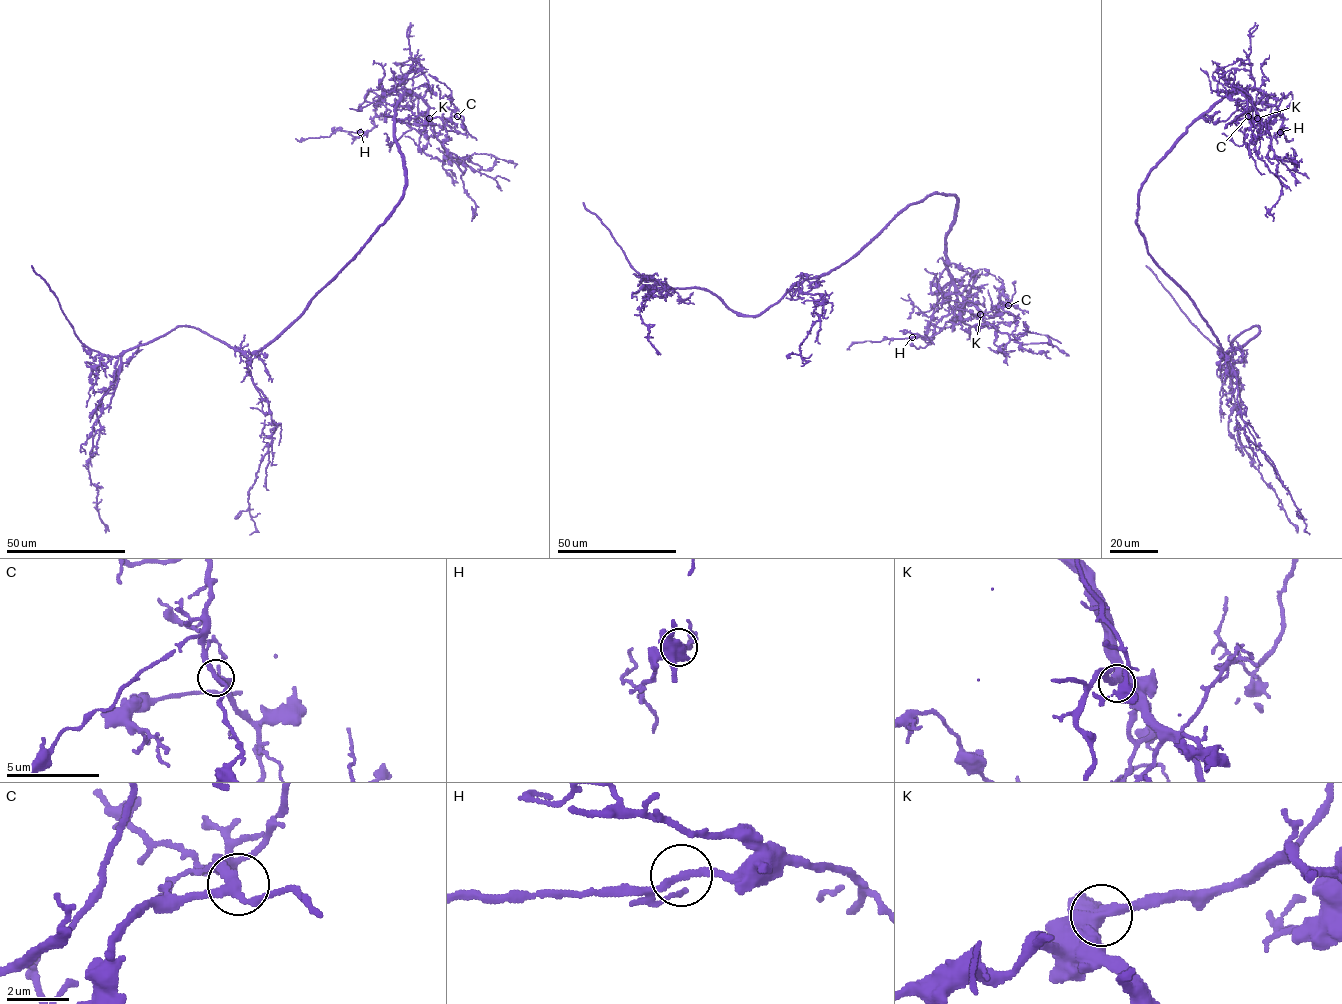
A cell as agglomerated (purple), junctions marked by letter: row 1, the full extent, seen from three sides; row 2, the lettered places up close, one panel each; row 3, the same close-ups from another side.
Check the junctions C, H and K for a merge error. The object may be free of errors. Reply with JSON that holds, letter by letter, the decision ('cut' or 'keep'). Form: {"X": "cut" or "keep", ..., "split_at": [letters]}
{"C": "keep", "H": "keep", "K": "keep", "split_at": []}

